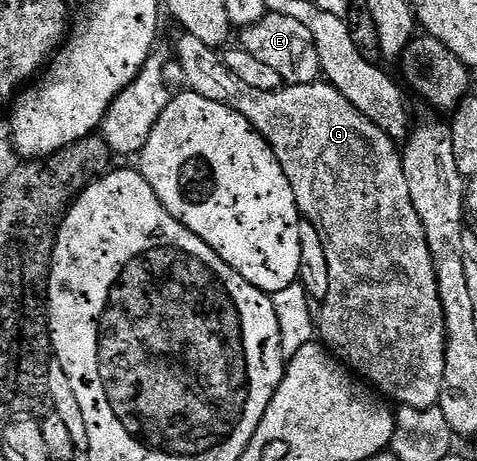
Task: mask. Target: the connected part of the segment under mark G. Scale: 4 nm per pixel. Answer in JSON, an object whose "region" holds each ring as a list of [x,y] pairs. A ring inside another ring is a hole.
{"region":[[[187,34],[180,36],[177,43],[177,59],[181,62],[181,71],[185,74],[184,86],[188,90],[199,93],[199,97],[207,97],[207,101],[219,101],[219,105],[227,105],[227,109],[236,109],[273,147],[279,165],[283,165],[283,173],[287,173],[287,181],[291,181],[291,189],[295,193],[297,208],[308,223],[318,230],[322,238],[323,249],[326,250],[330,288],[327,297],[319,303],[319,339],[331,352],[334,359],[348,365],[366,384],[372,385],[386,400],[403,407],[414,407],[422,411],[428,407],[436,407],[441,401],[443,389],[443,373],[445,372],[445,318],[443,305],[435,303],[435,295],[439,295],[439,285],[435,277],[435,265],[431,257],[431,249],[427,249],[427,237],[423,233],[423,221],[419,221],[419,213],[415,213],[415,205],[411,203],[411,189],[407,189],[407,177],[403,173],[401,151],[390,135],[383,133],[379,125],[375,125],[339,89],[335,89],[328,81],[316,83],[298,83],[285,85],[280,90],[264,92],[251,89],[250,85],[241,81],[231,73],[231,69],[222,63],[222,56],[216,50],[199,41],[199,37]]]}

